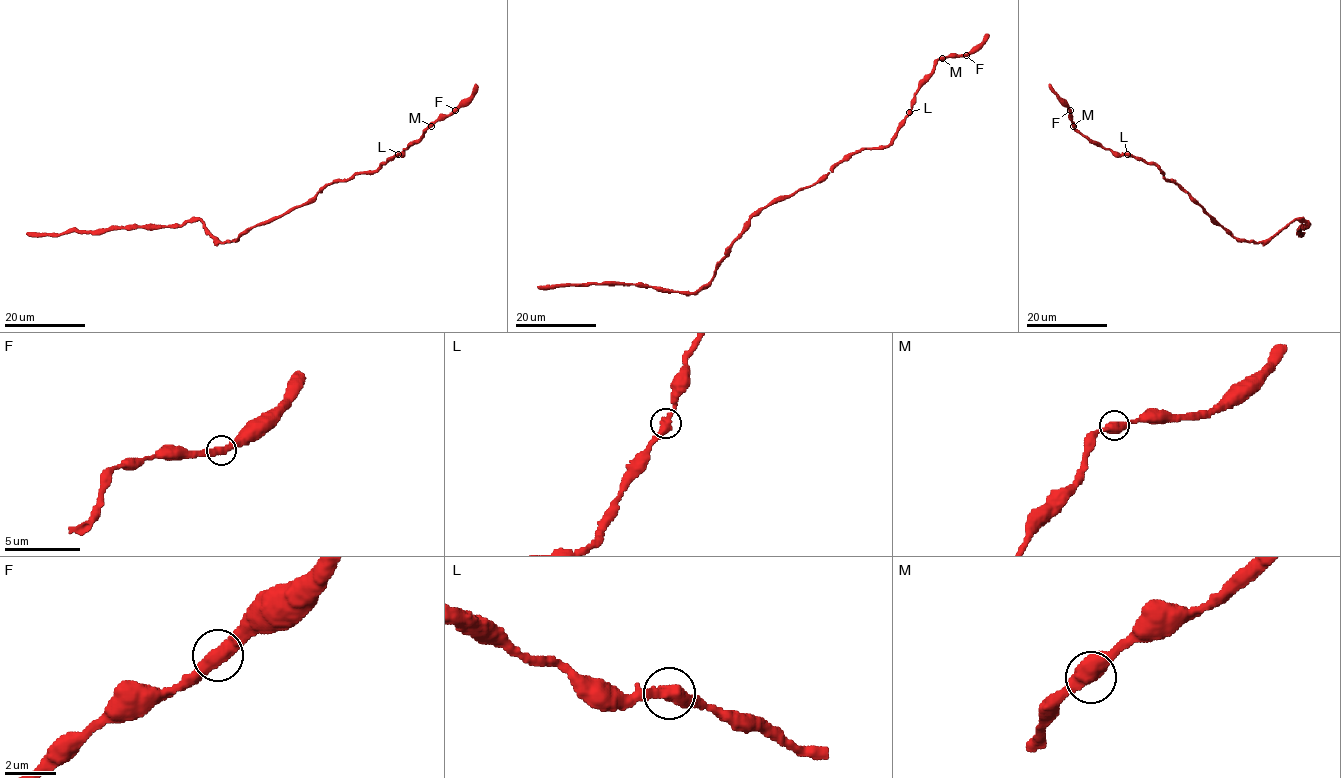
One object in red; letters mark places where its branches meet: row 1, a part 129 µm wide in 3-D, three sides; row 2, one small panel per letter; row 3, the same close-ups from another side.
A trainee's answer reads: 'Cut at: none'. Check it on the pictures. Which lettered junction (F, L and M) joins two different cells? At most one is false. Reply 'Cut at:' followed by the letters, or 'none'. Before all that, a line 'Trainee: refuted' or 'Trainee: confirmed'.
Trainee: confirmed
Cut at: none

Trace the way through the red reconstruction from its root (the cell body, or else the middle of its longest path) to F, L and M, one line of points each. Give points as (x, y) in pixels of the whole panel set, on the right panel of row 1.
F: (1211, 217), (1188, 193), (1168, 180), (1157, 165), (1114, 153), (1080, 134), (1074, 128), (1070, 110)
L: (1211, 217), (1188, 193), (1168, 180), (1157, 165), (1127, 154)
M: (1211, 217), (1188, 193), (1168, 180), (1157, 165), (1098, 146), (1073, 126)

